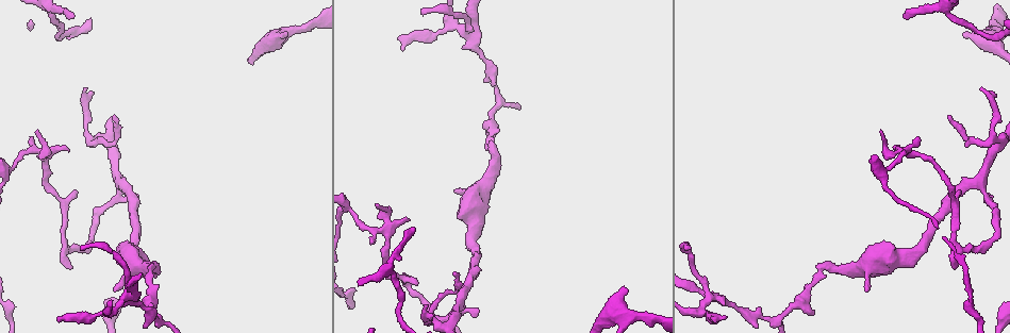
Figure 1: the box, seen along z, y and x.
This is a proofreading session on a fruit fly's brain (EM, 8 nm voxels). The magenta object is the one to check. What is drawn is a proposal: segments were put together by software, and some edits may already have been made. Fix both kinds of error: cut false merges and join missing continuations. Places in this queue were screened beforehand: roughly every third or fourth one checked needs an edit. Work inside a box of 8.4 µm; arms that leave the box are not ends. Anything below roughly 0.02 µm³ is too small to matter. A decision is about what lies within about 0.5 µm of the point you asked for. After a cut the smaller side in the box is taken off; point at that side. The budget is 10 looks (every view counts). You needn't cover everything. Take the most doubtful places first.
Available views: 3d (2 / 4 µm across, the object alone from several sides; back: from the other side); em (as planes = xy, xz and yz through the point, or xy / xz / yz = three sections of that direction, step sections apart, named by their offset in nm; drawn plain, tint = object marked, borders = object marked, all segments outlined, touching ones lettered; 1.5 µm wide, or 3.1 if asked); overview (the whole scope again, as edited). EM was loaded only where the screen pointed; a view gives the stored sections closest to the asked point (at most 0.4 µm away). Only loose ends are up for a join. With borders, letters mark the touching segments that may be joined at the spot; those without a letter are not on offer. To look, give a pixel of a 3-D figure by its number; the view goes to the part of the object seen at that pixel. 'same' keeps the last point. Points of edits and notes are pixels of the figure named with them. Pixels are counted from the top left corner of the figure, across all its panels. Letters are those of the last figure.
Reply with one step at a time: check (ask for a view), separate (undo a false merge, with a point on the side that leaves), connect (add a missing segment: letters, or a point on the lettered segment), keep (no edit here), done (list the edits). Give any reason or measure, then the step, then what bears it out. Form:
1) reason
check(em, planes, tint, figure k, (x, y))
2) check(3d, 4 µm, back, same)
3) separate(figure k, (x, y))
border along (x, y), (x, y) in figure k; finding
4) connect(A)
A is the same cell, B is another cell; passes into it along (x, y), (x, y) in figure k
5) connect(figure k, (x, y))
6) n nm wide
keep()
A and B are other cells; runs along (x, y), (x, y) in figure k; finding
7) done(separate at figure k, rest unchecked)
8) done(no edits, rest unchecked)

arms run side by side
check(em, planes, borders, figure 1, (709, 297))

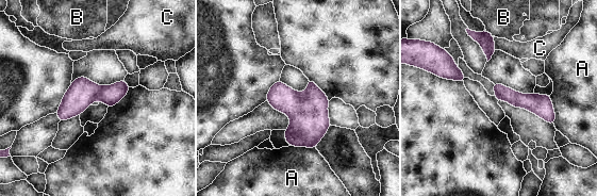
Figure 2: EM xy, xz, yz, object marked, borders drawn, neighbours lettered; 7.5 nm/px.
A touches over 220 nm
keep()
A, B and C are other cells; runs along (126, 86), (85, 93), (61, 117) in figure 2; all the same neuron

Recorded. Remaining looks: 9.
branch stops here
check(em, planes, borders, figure 1, (904, 16))

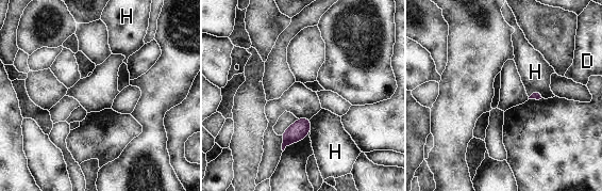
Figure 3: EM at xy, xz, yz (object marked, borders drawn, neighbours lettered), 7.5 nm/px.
keep()
D and H are other cells; border along (529, 97), (533, 93), (542, 97) in figure 3; no lettered segment goes on from it

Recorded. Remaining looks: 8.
sharp bend
check(em, xy, step 8, tint, figure 1, (911, 154))

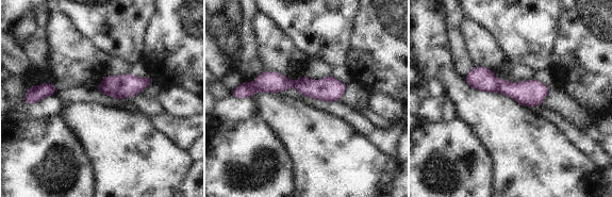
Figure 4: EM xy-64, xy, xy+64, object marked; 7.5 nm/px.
check(em, planes, borders, same)

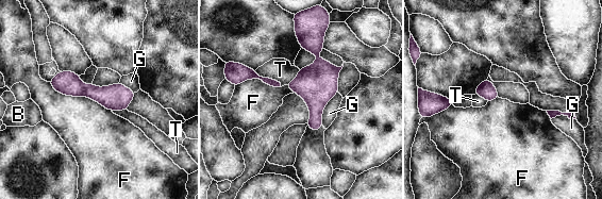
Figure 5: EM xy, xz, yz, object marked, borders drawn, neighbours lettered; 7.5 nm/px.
20 nm wide
separate(figure 5, (68, 83))
B, F, G and T are other cells; border along (85, 85), (82, 94) in figure 5; a second neuron is stuck on

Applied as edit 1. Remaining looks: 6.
check(overview)

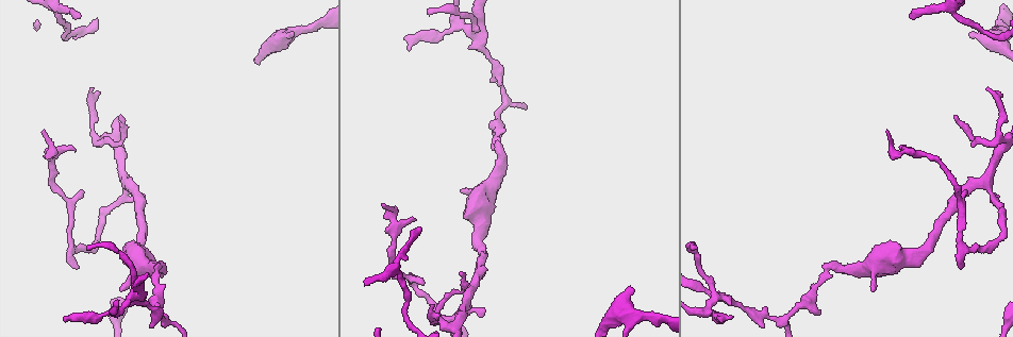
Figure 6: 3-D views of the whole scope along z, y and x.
an open end
check(3d, 2 µm, figure 6, (144, 195))

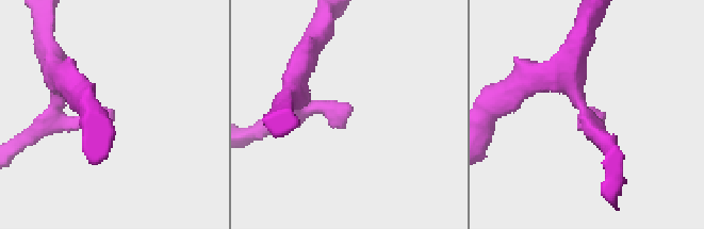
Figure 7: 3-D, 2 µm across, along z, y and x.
check(em, planes, borders, figure 7, (114, 114))

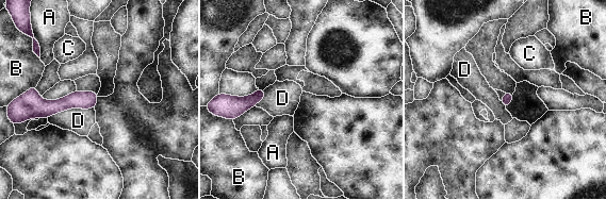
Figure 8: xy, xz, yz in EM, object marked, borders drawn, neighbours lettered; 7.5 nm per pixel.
keep()
A, B, C and D are other cells; runs along (33, 93), (44, 104), (95, 97) in figure 8; no lettered segment goes on from it

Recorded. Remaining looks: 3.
done(separate at figure 5, rest unchecked)

